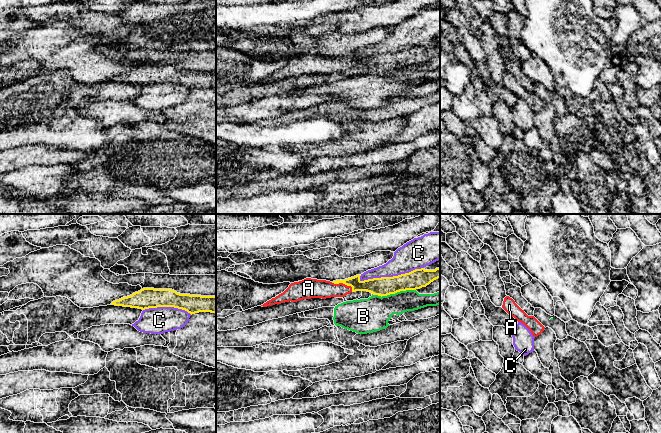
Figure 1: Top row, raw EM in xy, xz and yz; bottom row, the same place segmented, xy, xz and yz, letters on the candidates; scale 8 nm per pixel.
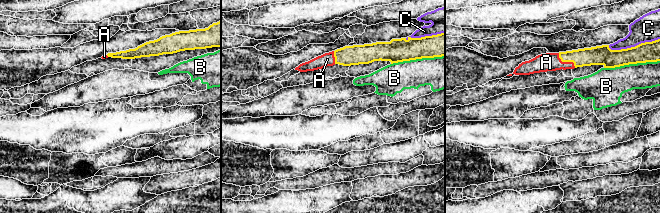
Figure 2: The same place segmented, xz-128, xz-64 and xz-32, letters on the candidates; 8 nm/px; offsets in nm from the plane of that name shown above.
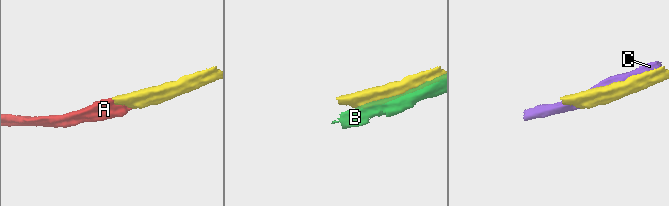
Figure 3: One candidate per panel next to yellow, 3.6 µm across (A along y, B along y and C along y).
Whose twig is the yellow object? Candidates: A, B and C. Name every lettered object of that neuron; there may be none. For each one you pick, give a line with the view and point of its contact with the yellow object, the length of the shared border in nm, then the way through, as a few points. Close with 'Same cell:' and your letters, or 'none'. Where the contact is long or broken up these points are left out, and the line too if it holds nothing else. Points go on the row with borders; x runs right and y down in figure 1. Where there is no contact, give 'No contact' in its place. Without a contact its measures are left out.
A: Touches yellow at xz (343, 283). Shared border 190 nm. Path across: xz (374, 286), (343, 283), (338, 288), (313, 288)
Same cell: A

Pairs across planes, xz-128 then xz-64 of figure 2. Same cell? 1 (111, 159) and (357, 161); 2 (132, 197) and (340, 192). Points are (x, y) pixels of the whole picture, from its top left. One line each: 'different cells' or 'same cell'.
1: different cells
2: same cell

